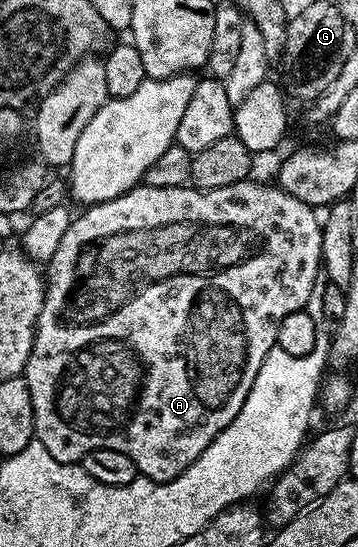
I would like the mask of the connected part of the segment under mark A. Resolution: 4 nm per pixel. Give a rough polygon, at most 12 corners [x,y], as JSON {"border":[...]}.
{"border":[[255,180],[139,184],[50,258],[61,462],[180,476],[322,264]]}

